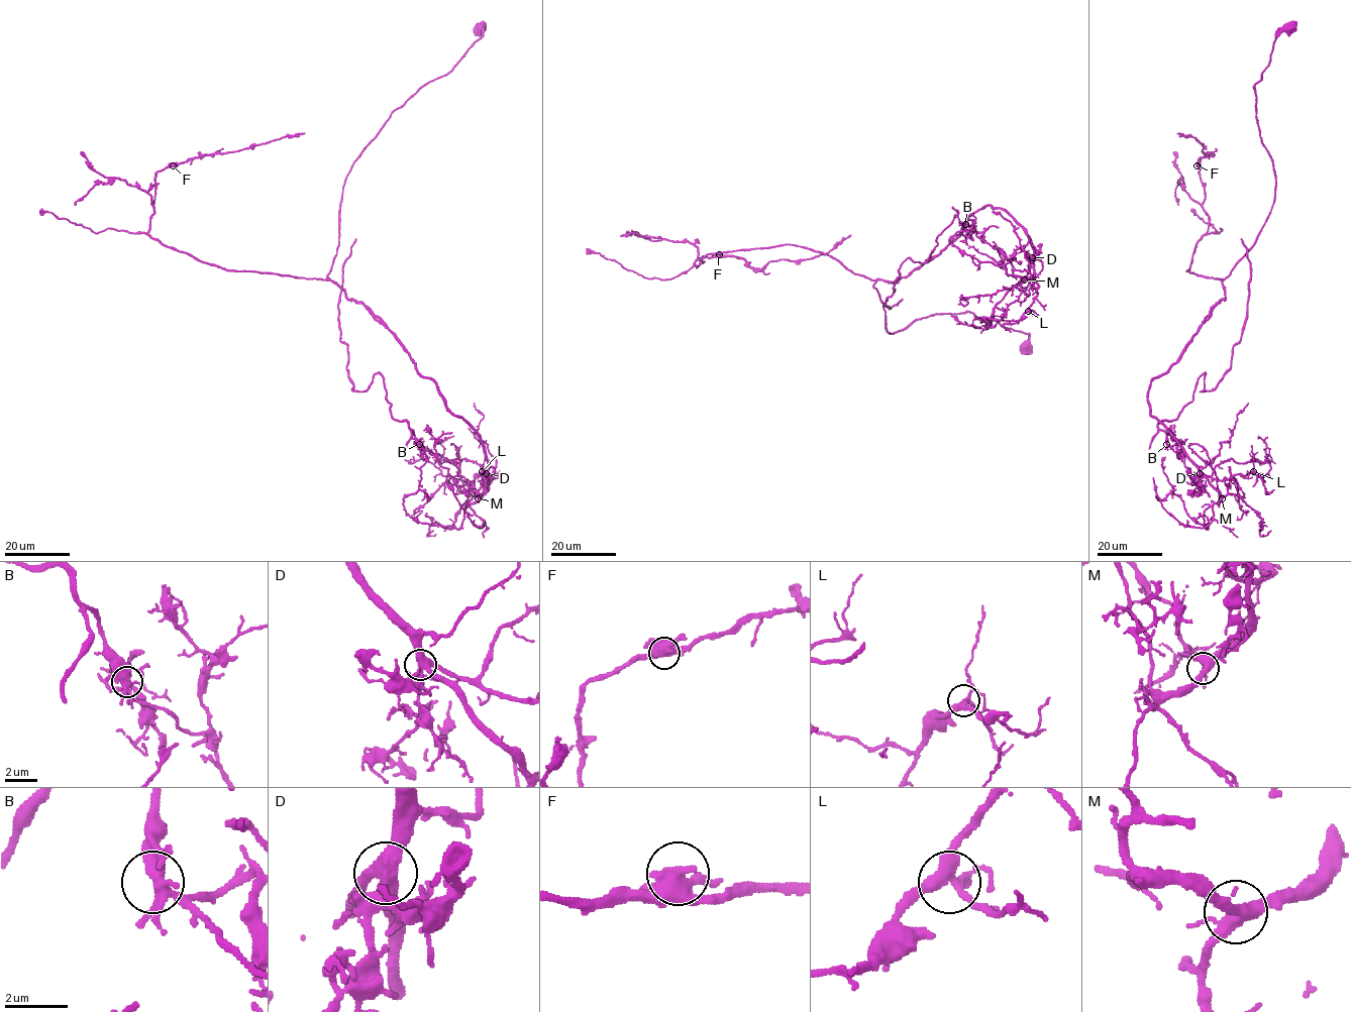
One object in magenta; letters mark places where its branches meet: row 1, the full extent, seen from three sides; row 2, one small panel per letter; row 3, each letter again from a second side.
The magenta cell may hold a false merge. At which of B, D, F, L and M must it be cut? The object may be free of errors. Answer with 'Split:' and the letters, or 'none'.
Split: D

